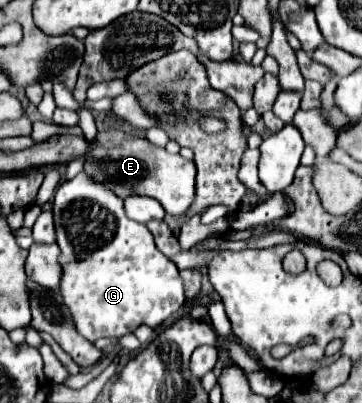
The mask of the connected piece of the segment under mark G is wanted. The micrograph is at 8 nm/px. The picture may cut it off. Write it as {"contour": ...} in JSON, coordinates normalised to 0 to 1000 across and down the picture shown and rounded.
{"contour":[[[218,429],[191,449],[174,449],[146,489],[146,533],[157,568],[157,608],[169,613],[169,732],[191,762],[213,821],[262,846],[273,836],[334,836],[362,826],[384,806],[423,816],[445,811],[472,782],[483,782],[506,752],[506,697],[483,653],[472,653],[423,603],[417,573],[378,548],[362,548],[340,524],[340,494],[312,484],[290,454],[268,454],[251,434]]]}

